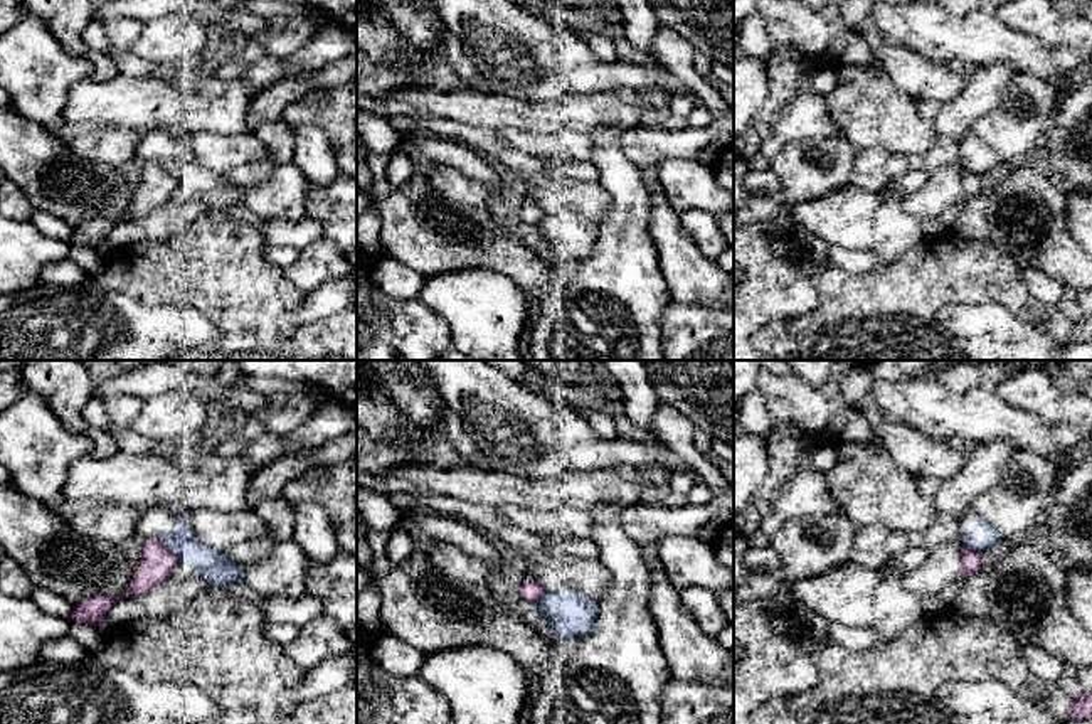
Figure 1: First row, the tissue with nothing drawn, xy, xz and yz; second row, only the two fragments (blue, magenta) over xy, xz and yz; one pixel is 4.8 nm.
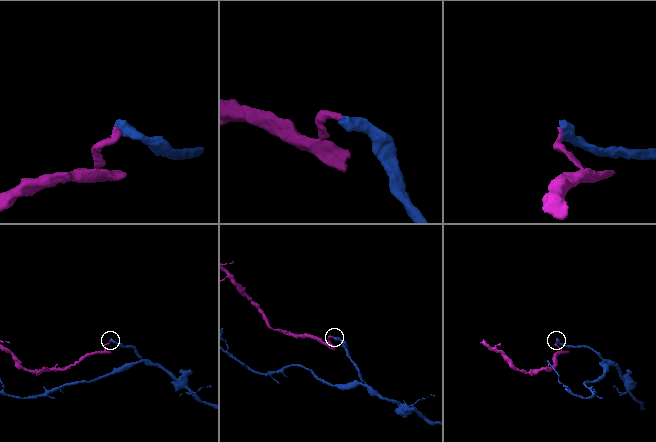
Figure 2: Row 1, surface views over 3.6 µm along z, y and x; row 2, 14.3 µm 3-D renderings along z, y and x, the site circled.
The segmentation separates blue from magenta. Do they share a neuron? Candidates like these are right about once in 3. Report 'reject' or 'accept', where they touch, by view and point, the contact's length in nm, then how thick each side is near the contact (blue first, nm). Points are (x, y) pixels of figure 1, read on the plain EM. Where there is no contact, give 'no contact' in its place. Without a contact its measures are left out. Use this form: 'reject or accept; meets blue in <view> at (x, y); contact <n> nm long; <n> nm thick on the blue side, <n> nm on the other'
reject; meets blue in xy at (170, 172); contact 140 nm long; 160 nm thick on the blue side, 160 nm on the other

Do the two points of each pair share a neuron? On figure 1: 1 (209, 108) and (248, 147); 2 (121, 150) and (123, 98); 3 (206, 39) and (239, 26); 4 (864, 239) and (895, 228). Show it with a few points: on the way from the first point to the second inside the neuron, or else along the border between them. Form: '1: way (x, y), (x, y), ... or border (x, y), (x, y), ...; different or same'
1: border (243, 130), (196, 135); different
2: border (153, 130), (98, 127), (83, 137); different
3: border (194, 17), (216, 36); different
4: border (877, 211), (874, 218), (875, 243); different

